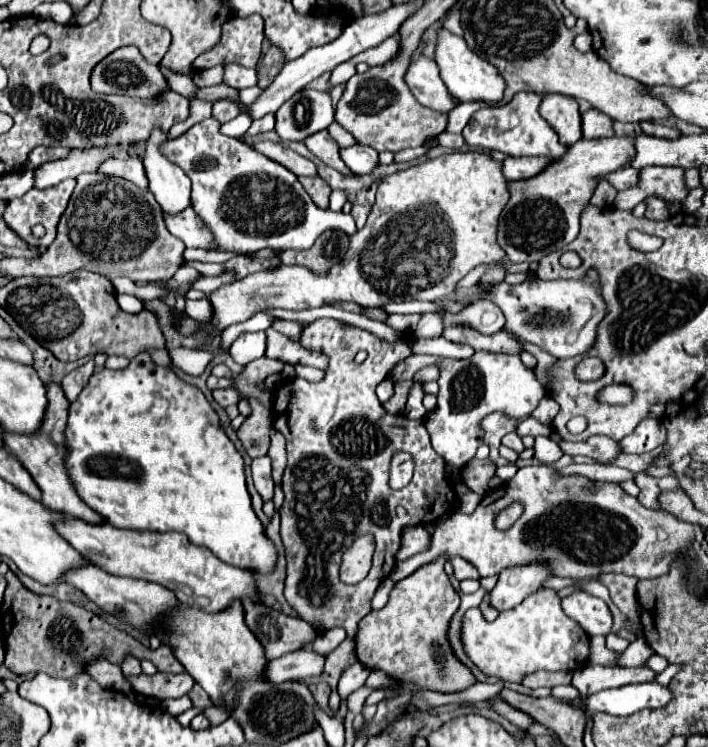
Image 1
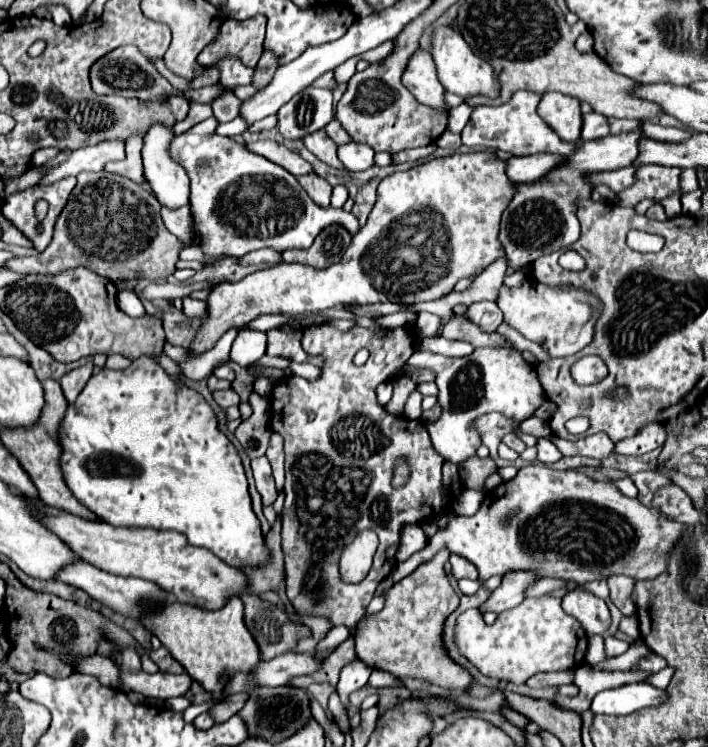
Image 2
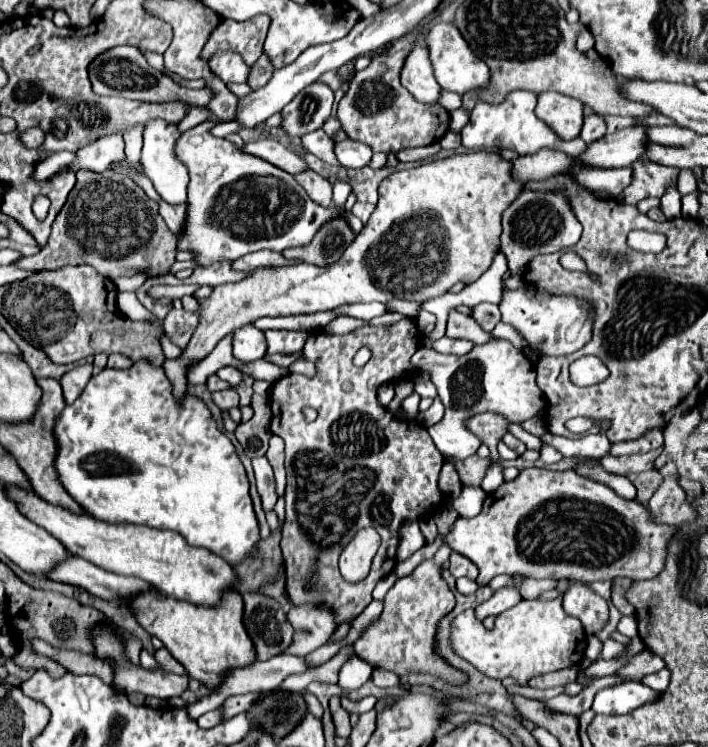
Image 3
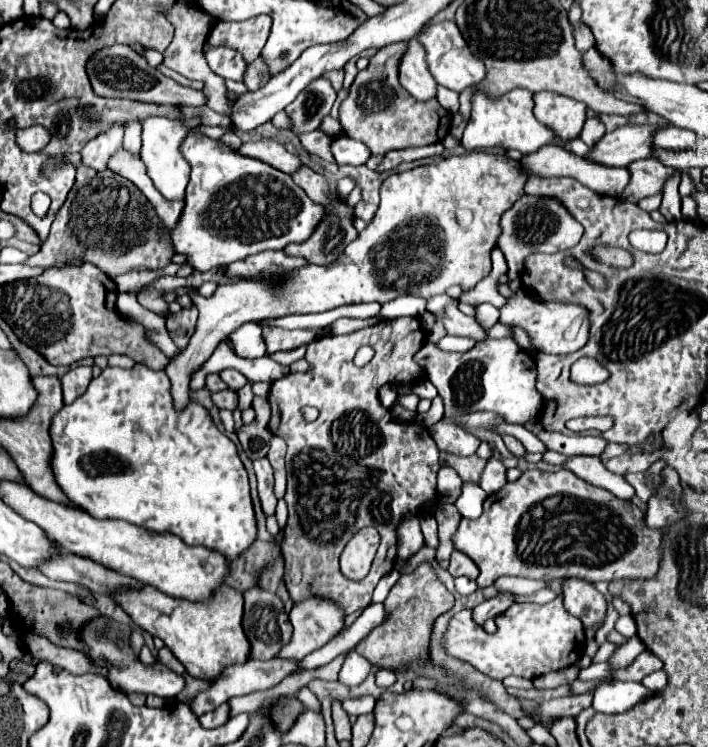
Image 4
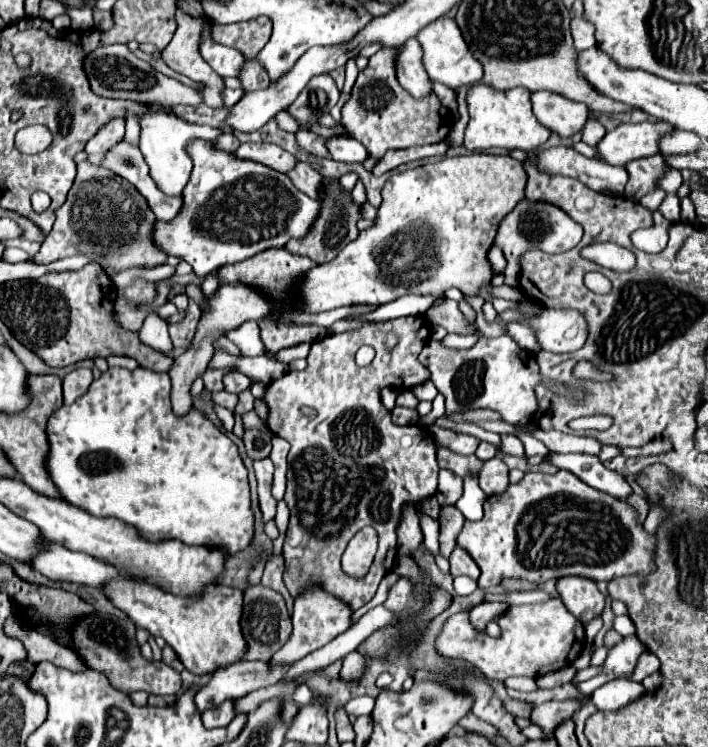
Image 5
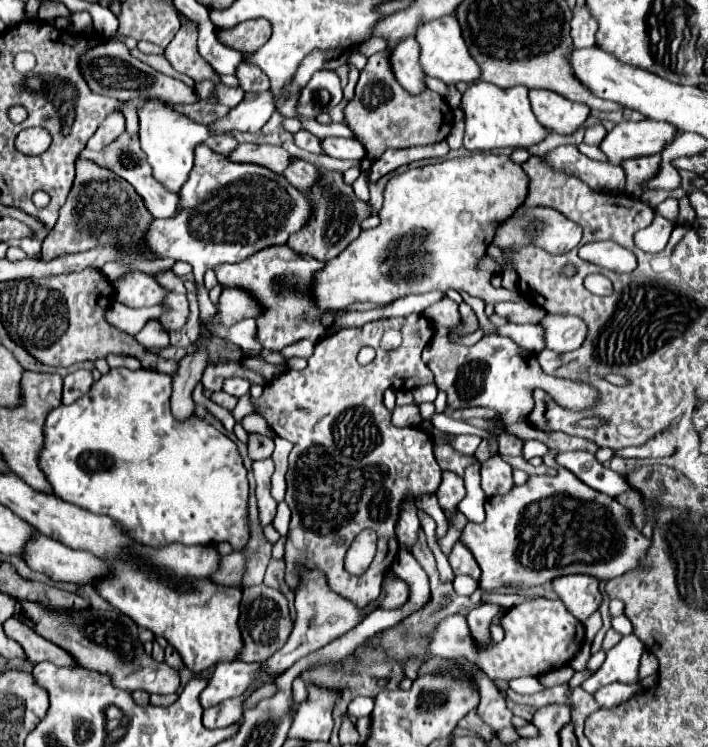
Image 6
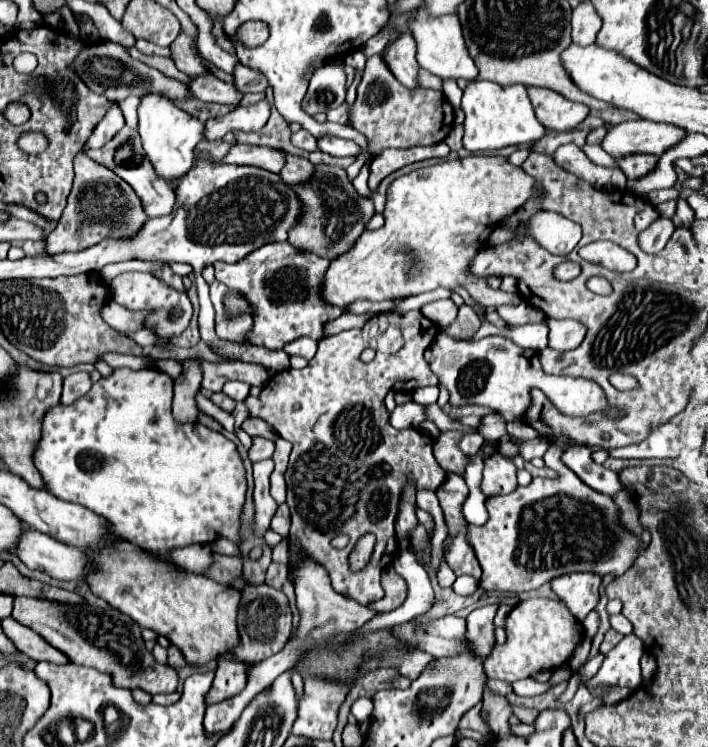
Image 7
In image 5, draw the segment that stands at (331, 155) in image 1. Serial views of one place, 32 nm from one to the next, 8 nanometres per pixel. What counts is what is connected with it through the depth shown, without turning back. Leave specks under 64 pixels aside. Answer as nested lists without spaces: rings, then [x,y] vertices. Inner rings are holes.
[[[296,132],[296,140],[298,144],[310,152],[312,156],[318,156],[318,158],[330,158],[330,152],[326,148],[326,138],[316,134],[316,132]]]

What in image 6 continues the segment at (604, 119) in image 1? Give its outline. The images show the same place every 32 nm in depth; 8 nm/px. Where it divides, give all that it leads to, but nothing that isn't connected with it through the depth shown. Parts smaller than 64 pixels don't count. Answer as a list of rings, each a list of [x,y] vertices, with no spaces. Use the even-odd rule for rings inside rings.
[[[594,124],[594,126],[588,126],[586,128],[586,134],[584,134],[584,142],[586,144],[600,144],[600,140],[606,136],[606,128],[602,124]]]

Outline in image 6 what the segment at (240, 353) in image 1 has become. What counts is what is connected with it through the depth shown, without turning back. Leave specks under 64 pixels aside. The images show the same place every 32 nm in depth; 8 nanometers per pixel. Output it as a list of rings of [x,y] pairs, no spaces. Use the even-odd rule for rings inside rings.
[[[242,320],[232,328],[218,328],[218,336],[234,342],[244,354],[256,356],[262,352],[262,344],[258,342],[256,320]]]

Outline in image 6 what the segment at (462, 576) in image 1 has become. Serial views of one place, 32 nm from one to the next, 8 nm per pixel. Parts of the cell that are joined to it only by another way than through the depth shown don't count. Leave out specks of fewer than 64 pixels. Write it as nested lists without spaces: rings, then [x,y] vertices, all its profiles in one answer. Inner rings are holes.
[[[460,542],[454,544],[454,548],[452,548],[450,556],[448,556],[448,562],[450,562],[450,566],[452,566],[454,576],[458,576],[458,574],[468,574],[468,576],[472,576],[474,580],[480,578],[480,568],[478,568],[476,560],[472,558],[472,554],[468,552],[468,548],[464,548],[464,544],[460,544]]]

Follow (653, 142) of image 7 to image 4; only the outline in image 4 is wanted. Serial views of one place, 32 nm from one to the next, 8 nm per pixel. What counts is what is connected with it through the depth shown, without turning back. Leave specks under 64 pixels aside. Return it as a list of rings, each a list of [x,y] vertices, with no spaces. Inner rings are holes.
[[[630,124],[604,134],[592,148],[586,160],[604,166],[630,166],[634,160],[648,158],[652,154],[654,126]]]

